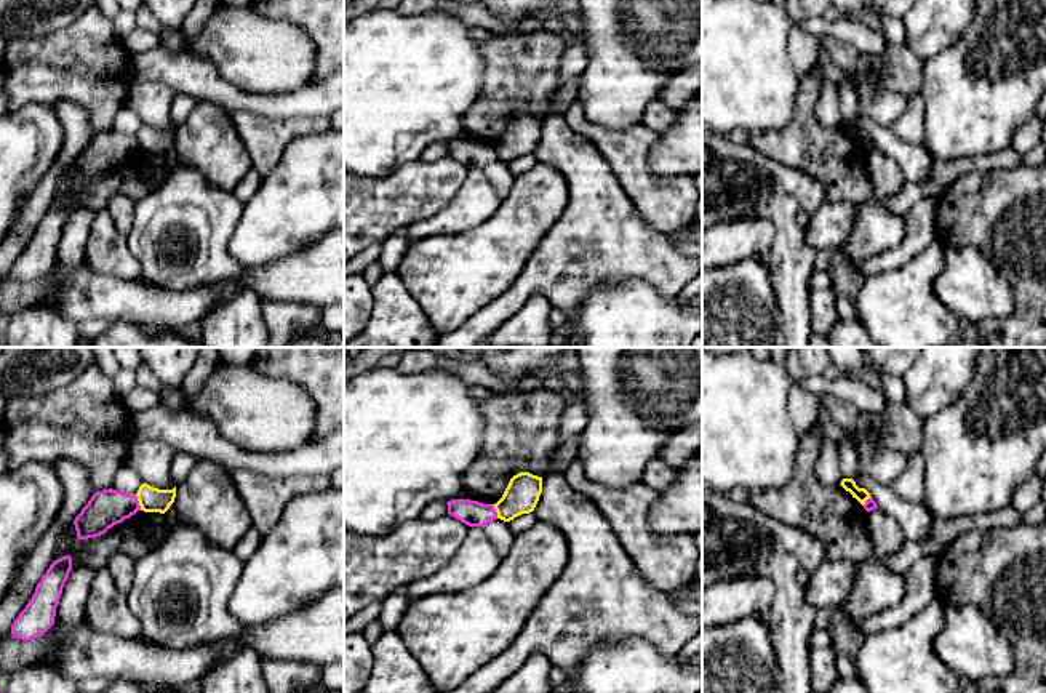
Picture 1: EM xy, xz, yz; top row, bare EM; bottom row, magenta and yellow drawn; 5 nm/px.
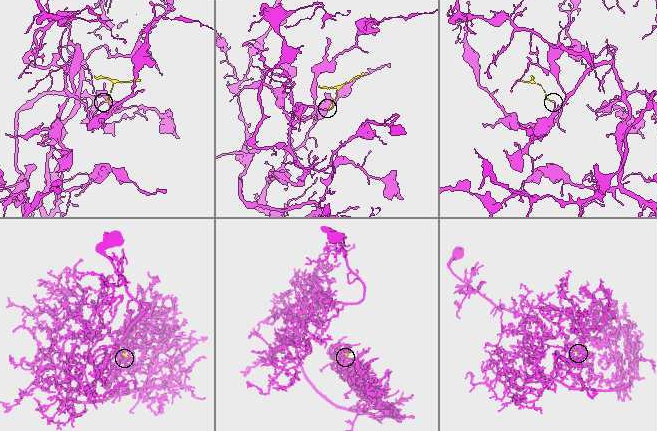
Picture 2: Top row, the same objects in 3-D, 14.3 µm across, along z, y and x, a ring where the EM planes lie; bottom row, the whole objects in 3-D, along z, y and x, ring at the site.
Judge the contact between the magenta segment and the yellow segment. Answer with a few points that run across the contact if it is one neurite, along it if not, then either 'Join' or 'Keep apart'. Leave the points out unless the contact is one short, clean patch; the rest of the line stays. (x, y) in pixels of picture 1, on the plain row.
Line: xy (135, 136), (141, 151). Keep apart

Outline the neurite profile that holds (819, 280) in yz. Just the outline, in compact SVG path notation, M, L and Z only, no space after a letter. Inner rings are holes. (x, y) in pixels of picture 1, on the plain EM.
M812 270L808 286L809 286L809 291L827 290L827 288L832 288L832 282L825 270L822 270L822 272Z

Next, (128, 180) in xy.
M138 152L122 165L114 166L104 176L88 181L80 181L74 163L67 166L66 173L58 179L54 202L70 197L72 211L90 208L98 213L104 210L112 197L126 195L134 202L142 200L152 190L160 187L162 181L150 181L139 166L142 152Z

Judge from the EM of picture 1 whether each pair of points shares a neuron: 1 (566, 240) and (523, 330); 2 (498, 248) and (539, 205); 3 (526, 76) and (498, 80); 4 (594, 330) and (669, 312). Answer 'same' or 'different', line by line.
1: different
2: same
3: same
4: same

